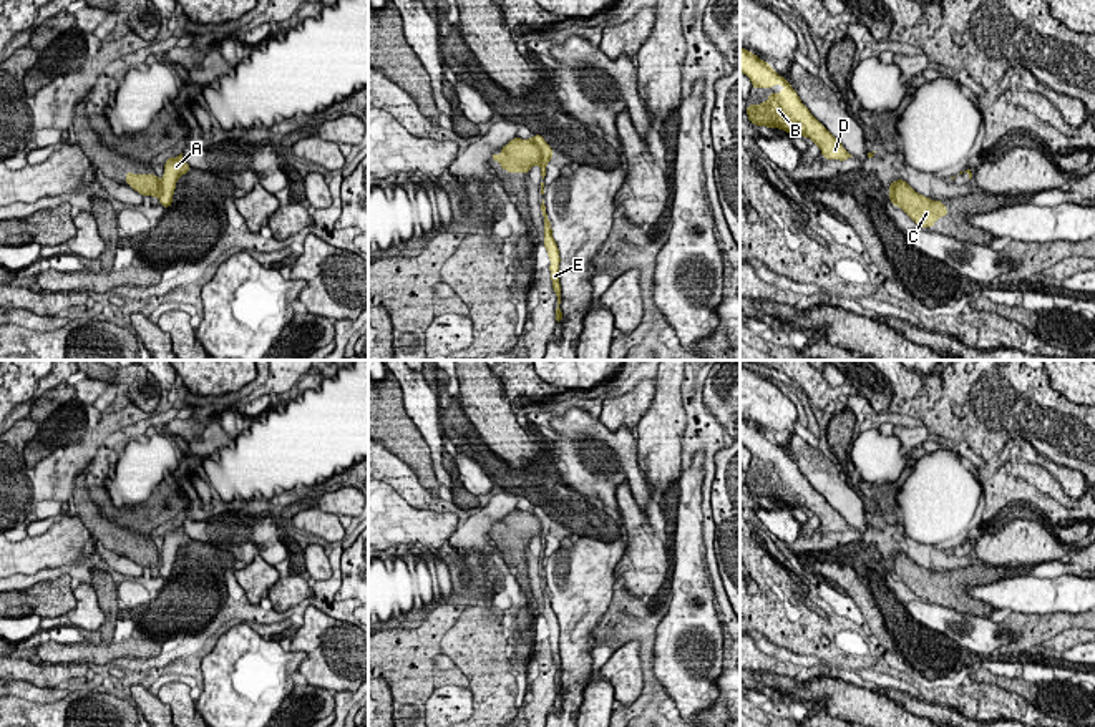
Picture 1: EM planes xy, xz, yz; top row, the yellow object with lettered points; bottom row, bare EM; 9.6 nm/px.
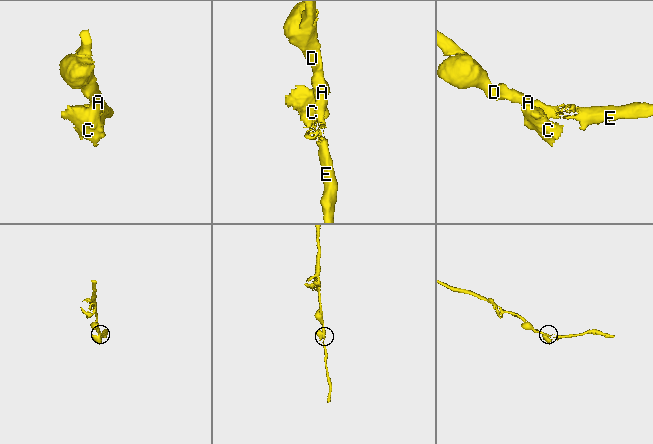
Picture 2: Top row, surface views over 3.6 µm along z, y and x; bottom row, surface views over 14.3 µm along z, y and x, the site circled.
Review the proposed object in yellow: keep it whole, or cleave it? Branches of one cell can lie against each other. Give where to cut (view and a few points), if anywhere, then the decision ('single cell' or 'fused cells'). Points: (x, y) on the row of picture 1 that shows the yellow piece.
cut xz (531, 138), (541, 153), (541, 165); fused cells

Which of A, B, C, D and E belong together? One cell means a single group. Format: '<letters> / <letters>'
A B D E / C

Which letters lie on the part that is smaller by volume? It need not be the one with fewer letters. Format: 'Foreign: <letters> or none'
Foreign: C

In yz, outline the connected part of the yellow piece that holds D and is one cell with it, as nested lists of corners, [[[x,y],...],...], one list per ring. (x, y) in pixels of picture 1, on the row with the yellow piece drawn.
[[[740,46],[740,71],[757,88],[773,88],[781,83],[781,93],[770,93],[760,105],[747,105],[748,120],[757,126],[780,128],[793,136],[806,136],[820,146],[823,158],[844,161],[853,158],[844,146],[801,103],[791,85],[766,61]]]

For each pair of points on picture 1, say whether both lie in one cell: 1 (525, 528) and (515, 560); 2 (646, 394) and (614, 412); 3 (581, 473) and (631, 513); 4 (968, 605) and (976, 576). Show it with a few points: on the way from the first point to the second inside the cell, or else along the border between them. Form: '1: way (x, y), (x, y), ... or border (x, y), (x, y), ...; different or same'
1: way (516, 536), (515, 551); same
2: way (637, 400), (622, 410); same
3: border (614, 488), (626, 482), (634, 502), (647, 515); different
4: way (964, 598), (964, 588), (969, 583); same

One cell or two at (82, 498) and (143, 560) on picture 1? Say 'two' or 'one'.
one

